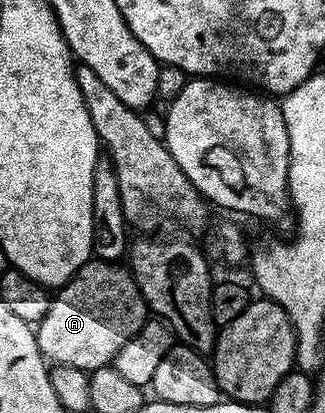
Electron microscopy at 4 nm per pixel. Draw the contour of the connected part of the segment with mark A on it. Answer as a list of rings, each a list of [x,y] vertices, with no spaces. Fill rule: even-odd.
[[[90,260],[64,286],[55,291],[49,301],[46,316],[35,327],[36,343],[49,363],[57,366],[69,366],[85,372],[91,372],[103,366],[113,365],[126,340],[130,340],[144,327],[150,311],[144,305],[144,298],[136,281],[132,278],[131,269],[115,262]]]

